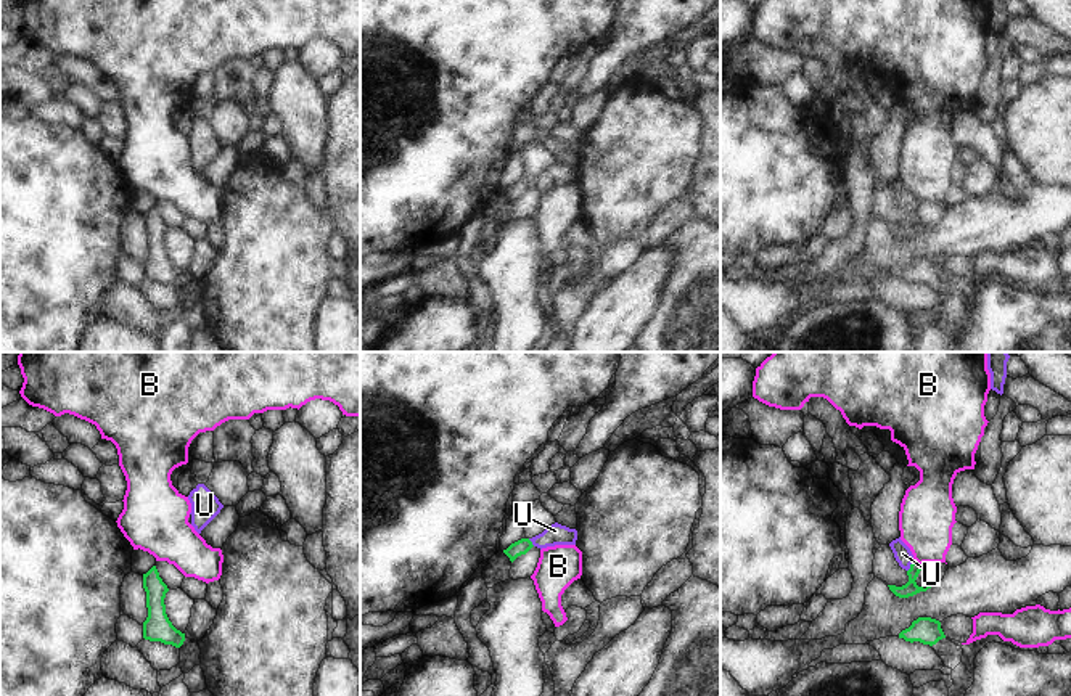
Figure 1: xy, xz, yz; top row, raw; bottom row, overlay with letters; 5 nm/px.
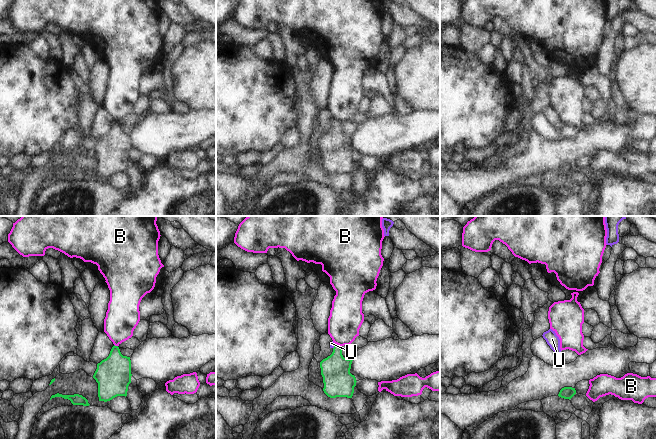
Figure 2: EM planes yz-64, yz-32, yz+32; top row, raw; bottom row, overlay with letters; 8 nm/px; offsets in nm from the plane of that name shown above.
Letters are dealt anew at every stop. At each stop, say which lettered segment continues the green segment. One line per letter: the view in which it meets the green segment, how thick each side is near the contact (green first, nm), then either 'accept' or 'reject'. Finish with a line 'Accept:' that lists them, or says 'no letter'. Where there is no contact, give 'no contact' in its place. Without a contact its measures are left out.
B: yz | 70/280 nm | reject
U: yz | 70/90 nm | accept
Accept: U

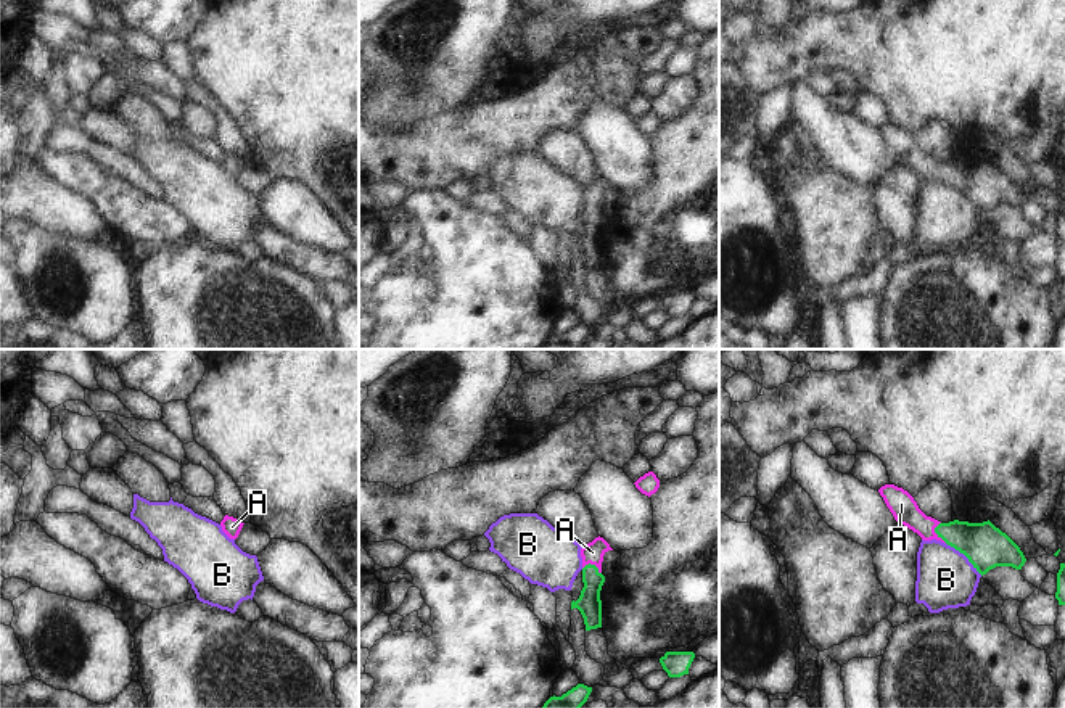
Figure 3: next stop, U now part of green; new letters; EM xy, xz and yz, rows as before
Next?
A: yz | 220/140 nm | accept
B: yz | 220/280 nm | reject
Accept: A

